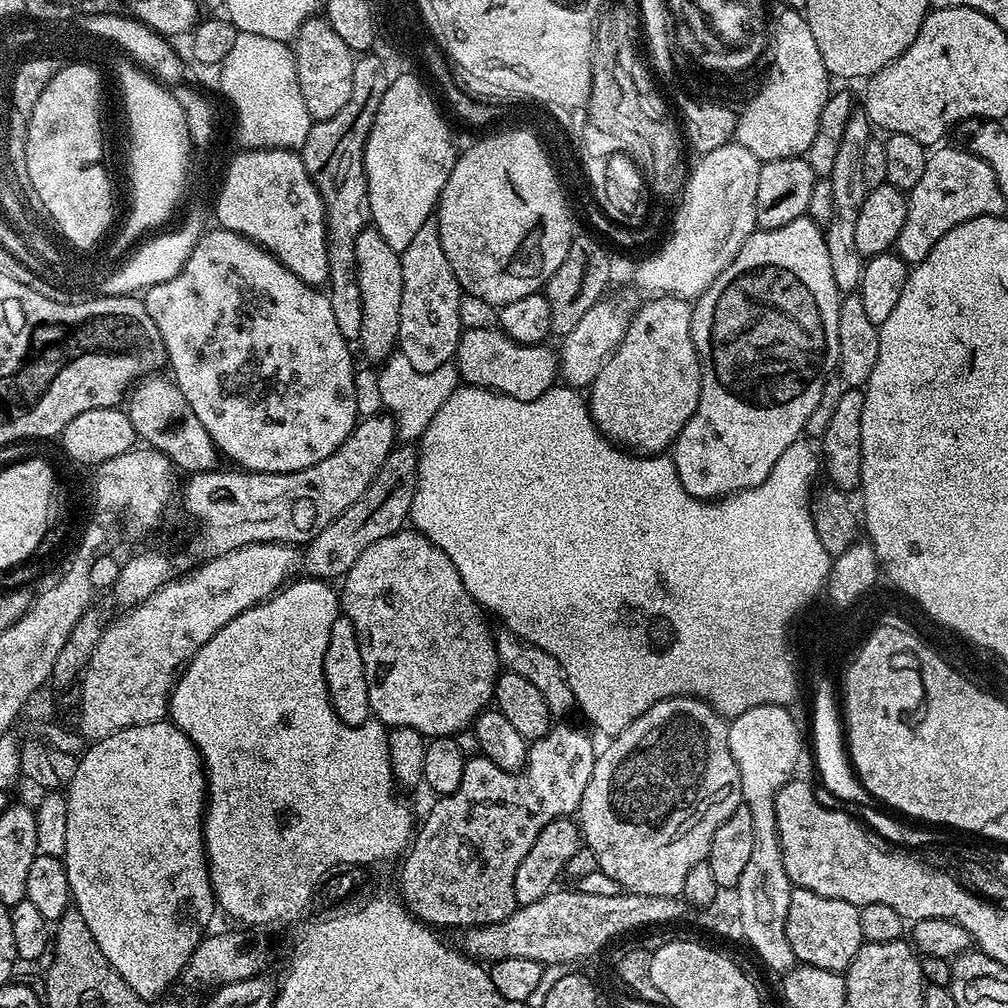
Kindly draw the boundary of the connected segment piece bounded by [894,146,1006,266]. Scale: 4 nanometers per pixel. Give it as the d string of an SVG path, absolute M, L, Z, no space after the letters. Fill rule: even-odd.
M937 147L929 155L918 186L907 193L906 222L902 222L902 234L898 234L894 251L909 266L922 262L922 258L934 250L938 238L950 234L954 226L975 216L998 216L1005 211L1006 198L994 170L985 160L975 156L967 147L944 147Z

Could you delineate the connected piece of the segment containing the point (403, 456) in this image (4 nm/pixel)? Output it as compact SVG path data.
M404 442L393 448L391 454L382 462L382 470L370 482L366 494L354 502L326 530L322 530L309 540L302 552L302 568L313 580L339 581L348 575L350 566L358 562L366 546L374 546L378 538L390 538L390 534L401 531L409 523L412 514L412 503L418 482L418 462L420 453L417 445Z

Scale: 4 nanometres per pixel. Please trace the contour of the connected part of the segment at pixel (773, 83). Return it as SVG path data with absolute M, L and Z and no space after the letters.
M787 8L787 11L789 15L784 16L784 21L778 25L776 31L777 51L771 53L772 65L766 68L768 88L763 88L759 98L754 98L754 103L742 111L734 137L735 143L750 150L750 154L754 154L761 162L804 156L810 142L814 142L814 134L818 134L818 118L822 118L822 106L826 106L830 95L830 77L822 62L822 53L818 51L818 42L814 42L814 34L810 31L803 11L794 8Z

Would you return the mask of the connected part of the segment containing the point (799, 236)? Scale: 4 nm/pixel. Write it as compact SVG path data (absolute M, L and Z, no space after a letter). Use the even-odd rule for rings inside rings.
M807 214L794 218L794 222L786 222L786 226L777 228L760 228L752 233L750 238L738 250L738 254L714 278L714 282L701 296L697 296L692 304L692 345L700 356L700 397L694 414L682 426L678 438L670 449L670 455L678 478L682 486L694 498L699 500L715 501L732 495L734 492L741 492L747 488L756 488L774 470L774 462L782 458L782 450L790 446L795 440L801 439L806 420L818 406L819 398L822 397L823 384L829 375L837 371L838 362L838 310L842 293L840 287L834 282L834 270L830 270L830 254L826 251L826 238L824 228L816 224Z

